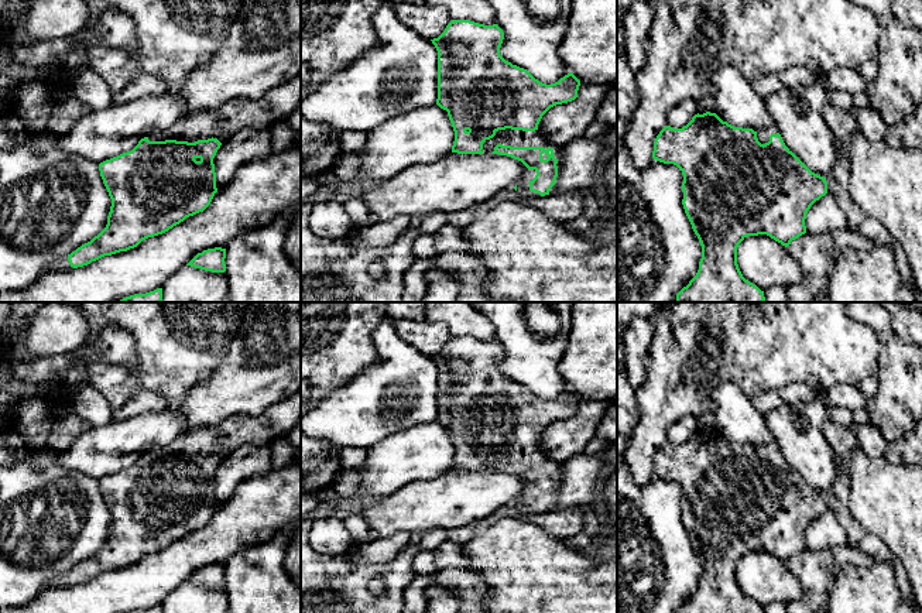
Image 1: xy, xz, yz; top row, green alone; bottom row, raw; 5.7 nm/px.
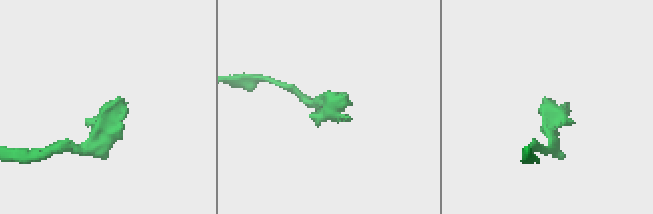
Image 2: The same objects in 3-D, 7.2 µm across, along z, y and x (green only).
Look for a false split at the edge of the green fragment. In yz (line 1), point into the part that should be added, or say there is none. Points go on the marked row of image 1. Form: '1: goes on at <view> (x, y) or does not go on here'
1: goes on at yz (763, 136)

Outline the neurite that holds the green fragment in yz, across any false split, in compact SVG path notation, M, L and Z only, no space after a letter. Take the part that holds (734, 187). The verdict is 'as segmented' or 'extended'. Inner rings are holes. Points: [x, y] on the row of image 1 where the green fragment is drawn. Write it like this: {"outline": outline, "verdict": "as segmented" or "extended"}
{"outline": "M716 113L695 114L682 129L665 126L654 141L652 158L676 165L683 175L682 205L702 246L696 275L676 294L676 302L764 302L764 291L746 280L737 264L737 247L747 236L767 234L788 247L806 233L810 206L827 194L826 178L812 172L784 143L775 124L754 131L734 127Z", "verdict": "extended"}

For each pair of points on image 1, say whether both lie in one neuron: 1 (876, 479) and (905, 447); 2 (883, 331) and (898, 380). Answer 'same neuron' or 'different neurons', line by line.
1: different neurons
2: same neuron

